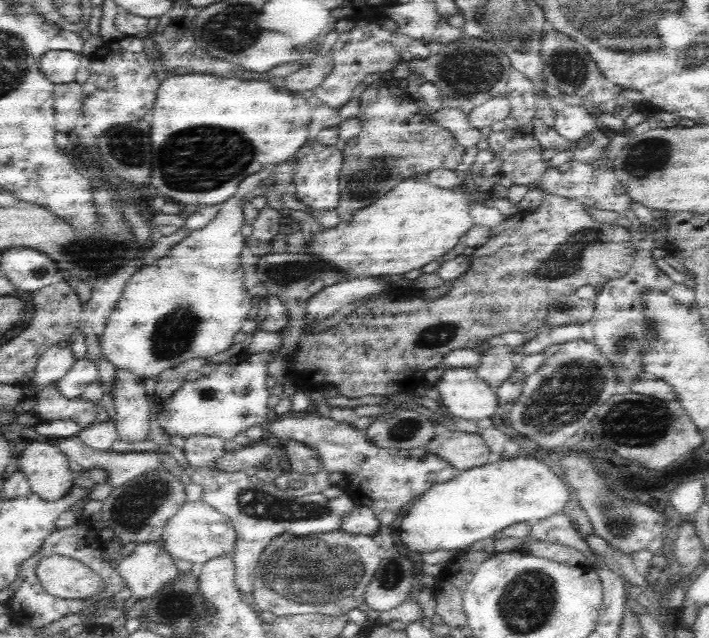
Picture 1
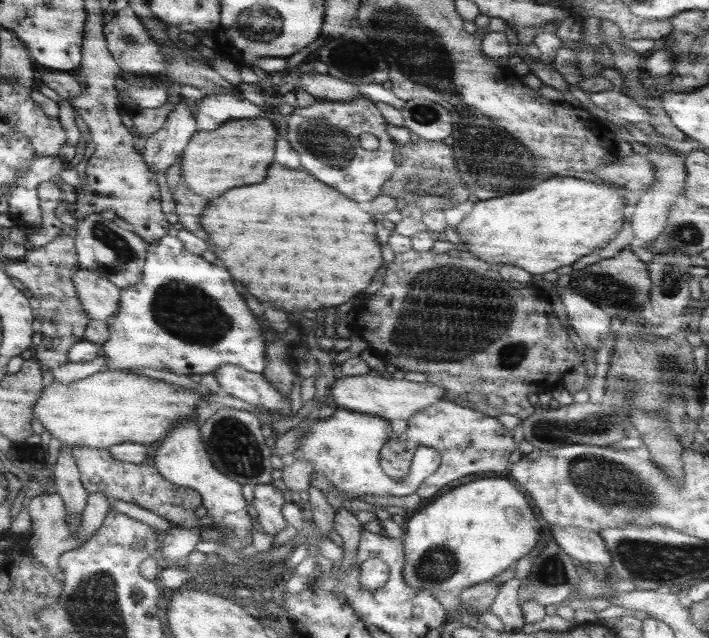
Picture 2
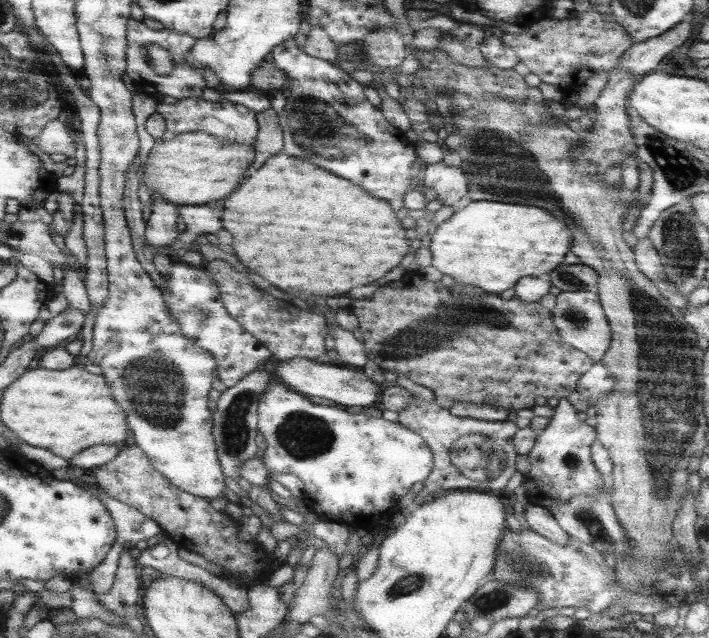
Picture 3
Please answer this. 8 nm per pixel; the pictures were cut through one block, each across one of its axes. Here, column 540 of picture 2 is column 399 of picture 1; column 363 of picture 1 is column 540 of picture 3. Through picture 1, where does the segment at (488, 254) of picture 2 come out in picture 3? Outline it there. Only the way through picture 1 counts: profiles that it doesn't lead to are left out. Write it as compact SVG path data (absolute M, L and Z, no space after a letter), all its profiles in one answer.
M469 201L463 208L455 211L448 219L435 227L433 233L429 234L424 241L424 244L429 248L431 252L431 266L435 270L439 270L443 276L449 276L453 282L457 284L463 284L463 286L475 286L475 288L481 288L483 292L487 294L499 294L507 288L511 288L519 278L523 276L543 276L546 277L549 270L553 270L559 263L562 262L565 253L569 250L571 245L571 236L567 232L564 224L559 224L551 214L535 208L535 206L515 206L515 204L521 204L517 201L503 202L499 201Z

